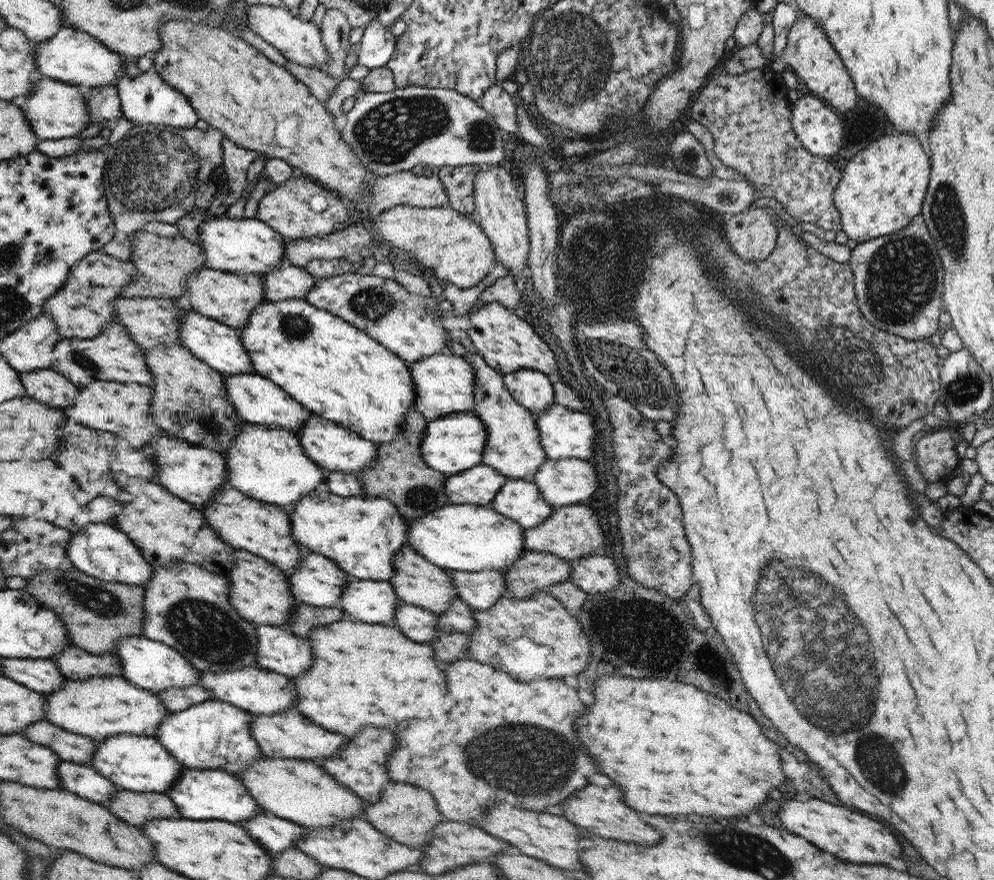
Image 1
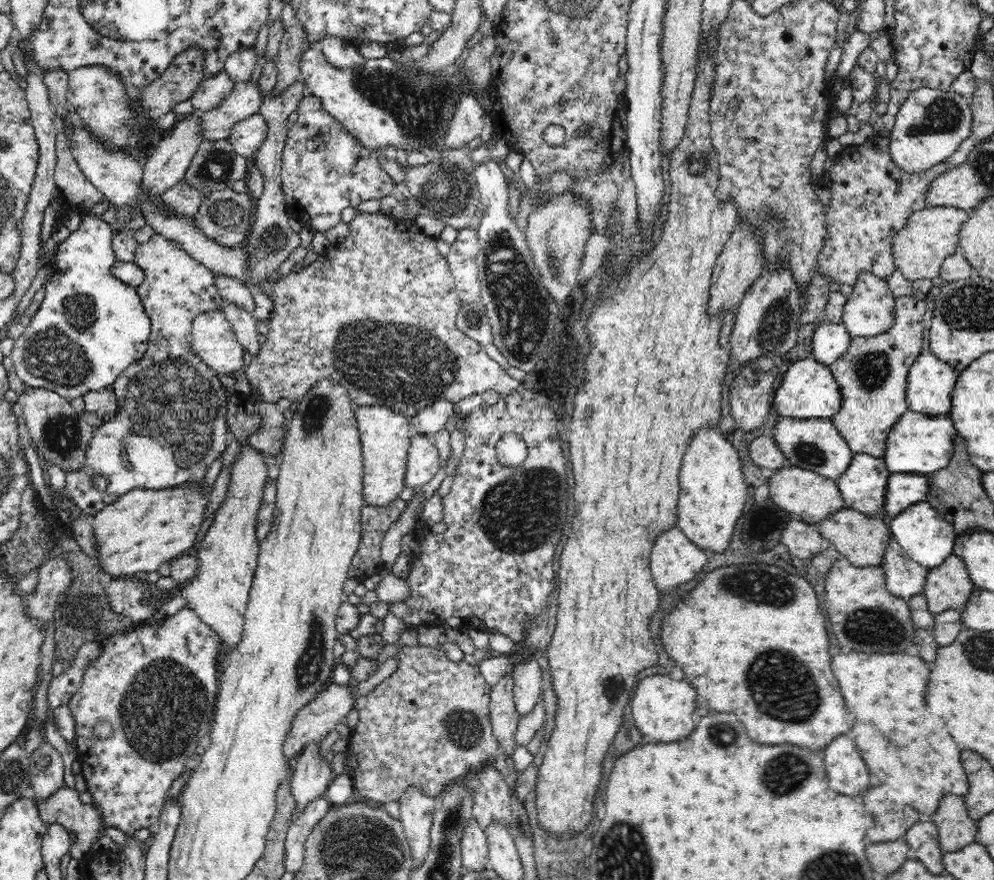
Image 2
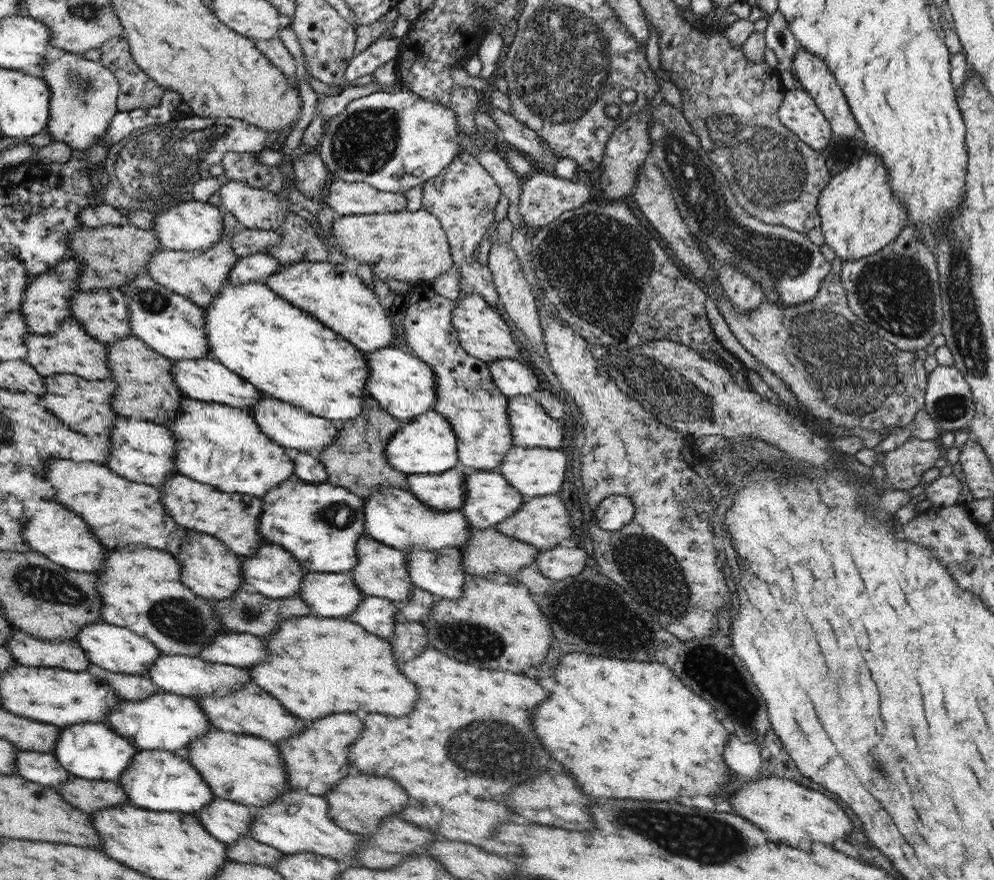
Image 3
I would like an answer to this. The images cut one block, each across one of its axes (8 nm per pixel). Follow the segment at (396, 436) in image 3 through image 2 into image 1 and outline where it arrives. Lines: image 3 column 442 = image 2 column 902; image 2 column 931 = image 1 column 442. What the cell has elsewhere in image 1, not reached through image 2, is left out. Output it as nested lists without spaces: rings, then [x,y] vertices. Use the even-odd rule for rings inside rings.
[[[471,411],[450,413],[436,420],[427,421],[419,454],[429,468],[444,473],[446,476],[453,475],[482,463],[485,438],[487,438],[487,433],[484,422],[476,418]]]

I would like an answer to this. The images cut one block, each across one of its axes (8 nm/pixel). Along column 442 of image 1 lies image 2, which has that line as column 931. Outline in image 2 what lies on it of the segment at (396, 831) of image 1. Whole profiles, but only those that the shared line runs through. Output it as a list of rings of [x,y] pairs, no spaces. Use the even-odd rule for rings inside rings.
[[[944,796],[929,820],[938,829],[938,843],[944,854],[956,852],[975,842],[977,821],[968,814],[963,796]]]

